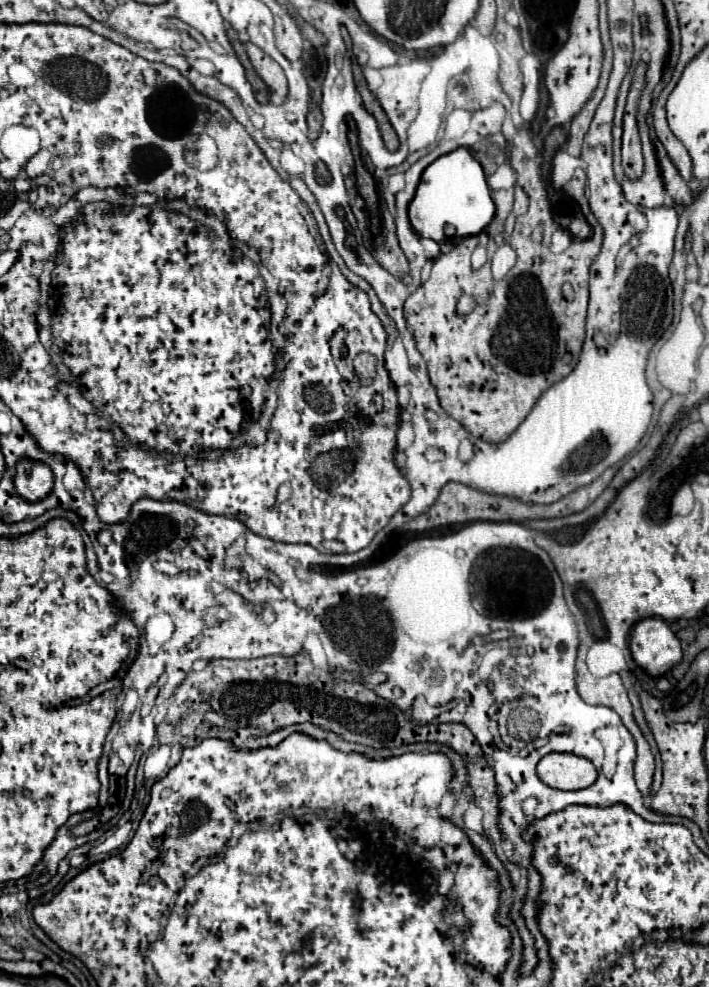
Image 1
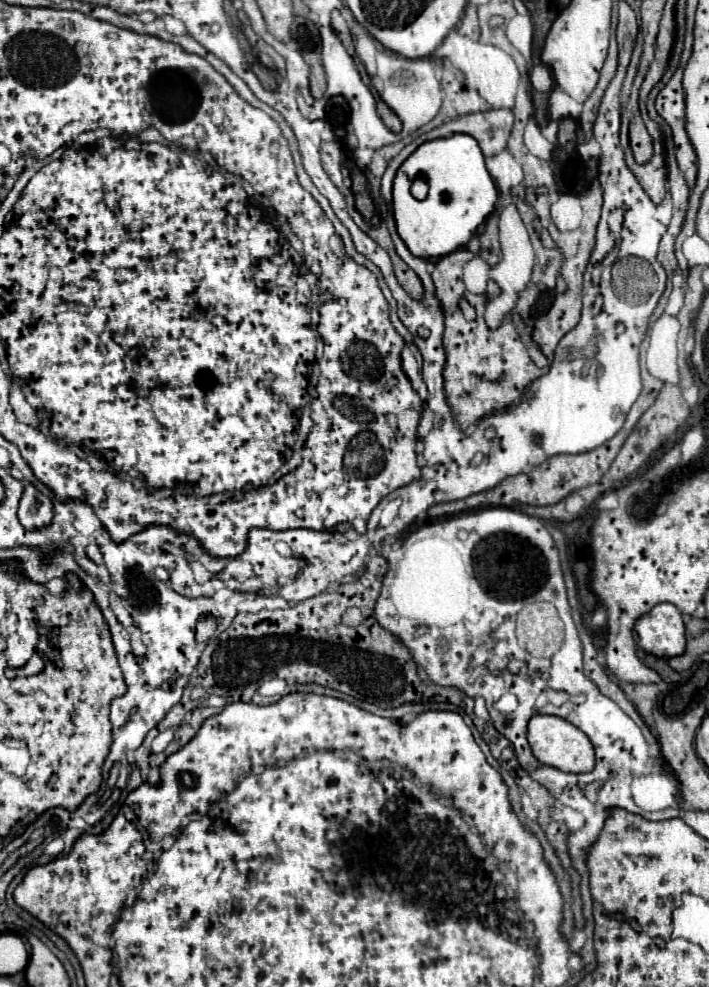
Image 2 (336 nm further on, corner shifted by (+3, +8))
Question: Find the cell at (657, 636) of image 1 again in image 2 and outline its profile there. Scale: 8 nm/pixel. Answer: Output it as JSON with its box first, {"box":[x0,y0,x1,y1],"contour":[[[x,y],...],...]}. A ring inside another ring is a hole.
{"box":[634,603,686,657],"contour":[[[660,603],[642,615],[634,627],[638,645],[658,657],[676,657],[686,649],[684,621],[672,603]]]}

